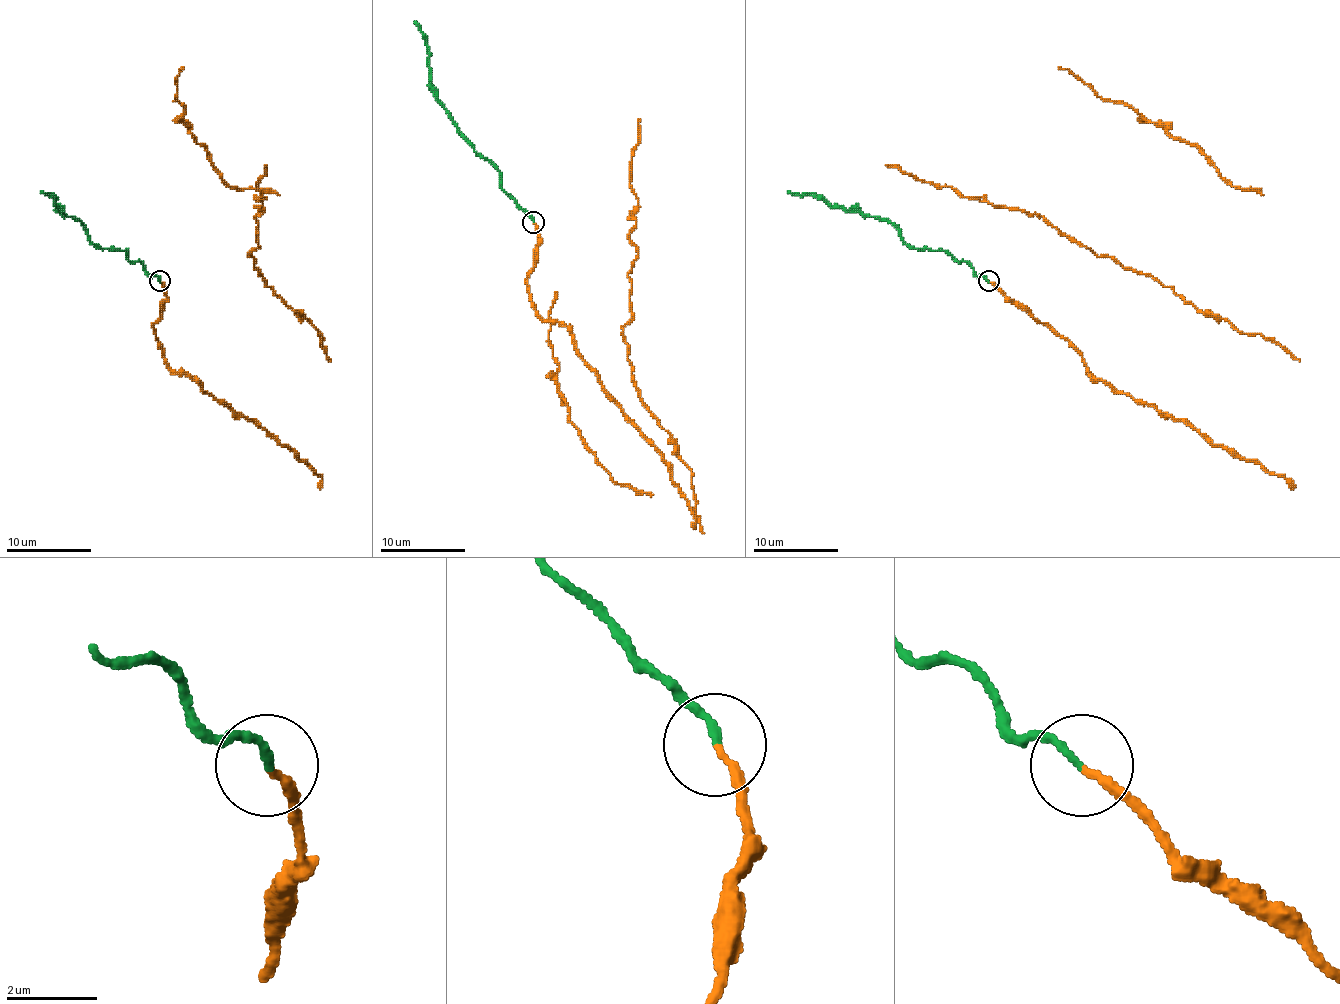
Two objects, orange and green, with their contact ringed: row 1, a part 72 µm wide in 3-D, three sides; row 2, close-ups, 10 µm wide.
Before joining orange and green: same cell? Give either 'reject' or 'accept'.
accept

